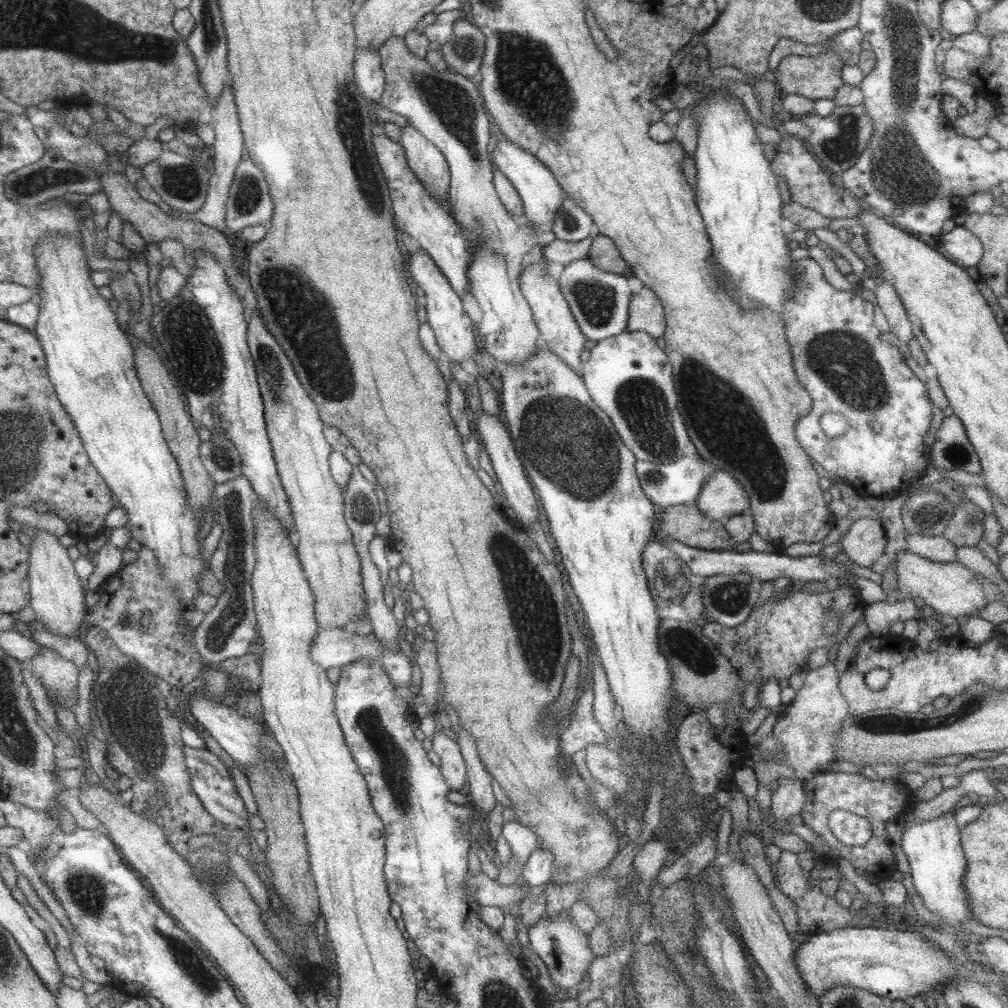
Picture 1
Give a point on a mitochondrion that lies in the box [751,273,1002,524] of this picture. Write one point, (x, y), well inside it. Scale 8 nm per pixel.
(843, 361)

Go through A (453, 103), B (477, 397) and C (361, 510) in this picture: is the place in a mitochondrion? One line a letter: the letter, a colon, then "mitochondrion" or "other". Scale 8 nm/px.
A: mitochondrion
B: other
C: mitochondrion

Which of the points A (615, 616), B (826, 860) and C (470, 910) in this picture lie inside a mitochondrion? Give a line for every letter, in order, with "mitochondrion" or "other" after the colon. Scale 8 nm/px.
A: other
B: other
C: other

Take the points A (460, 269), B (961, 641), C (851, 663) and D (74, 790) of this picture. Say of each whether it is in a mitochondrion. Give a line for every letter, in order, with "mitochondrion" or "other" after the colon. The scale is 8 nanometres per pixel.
A: other
B: other
C: other
D: other

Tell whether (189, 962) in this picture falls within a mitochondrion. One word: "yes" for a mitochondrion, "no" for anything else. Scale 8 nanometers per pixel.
yes

